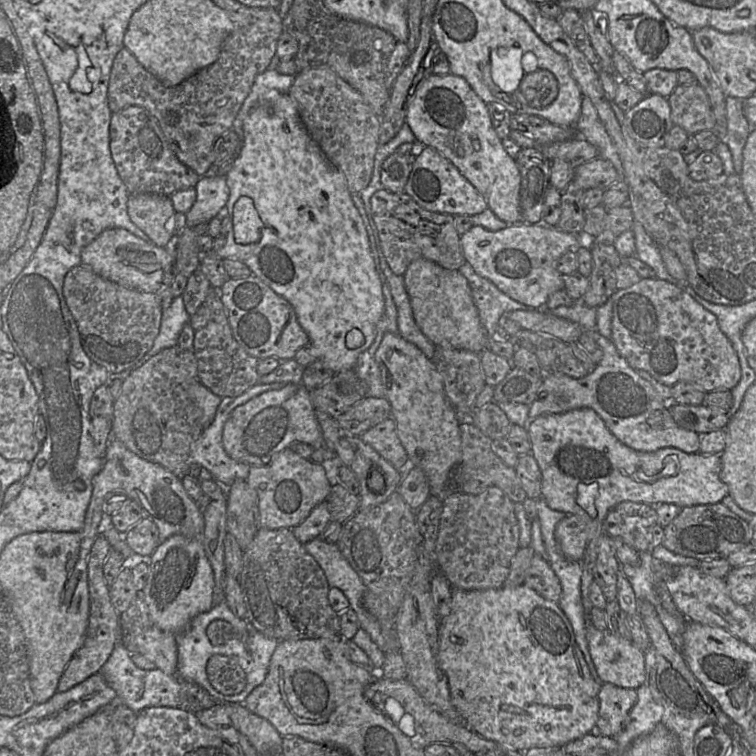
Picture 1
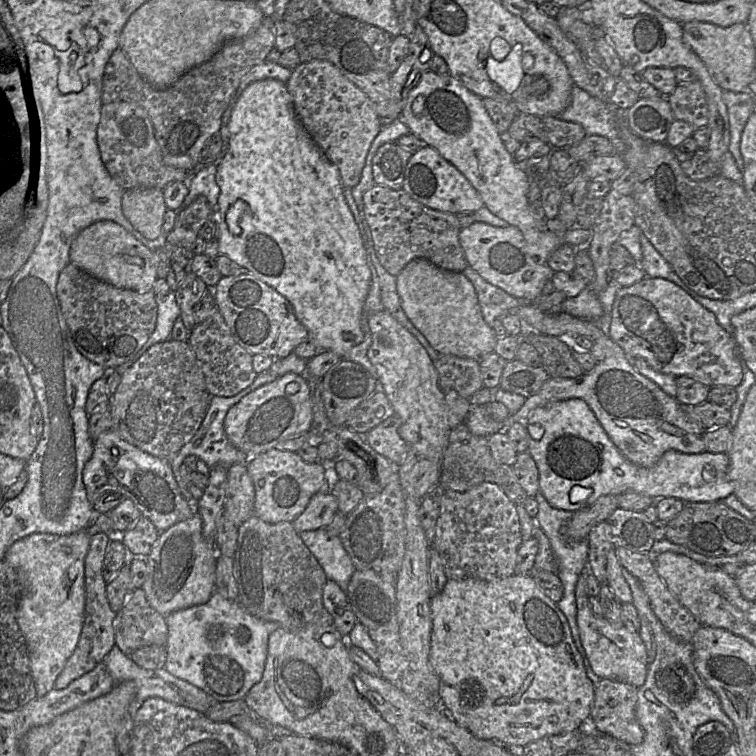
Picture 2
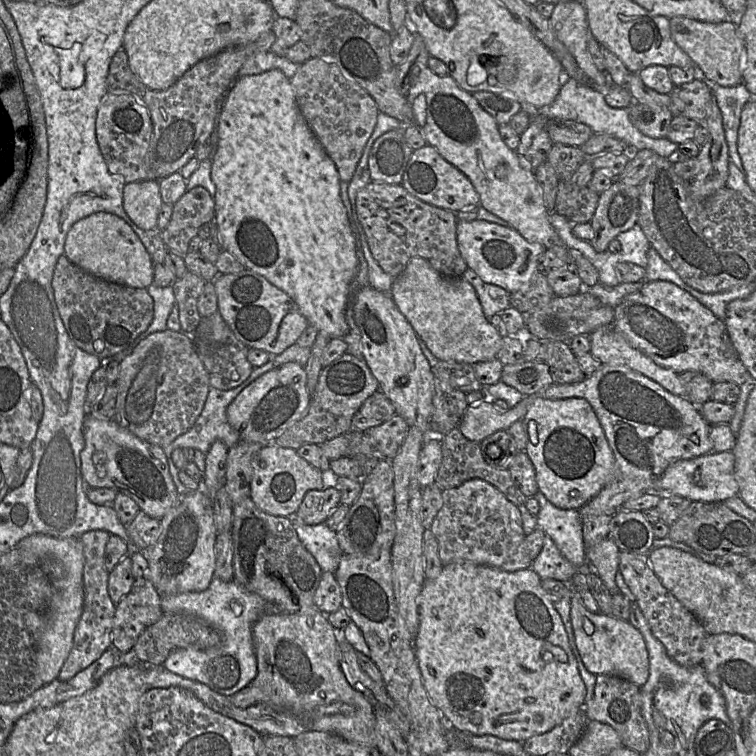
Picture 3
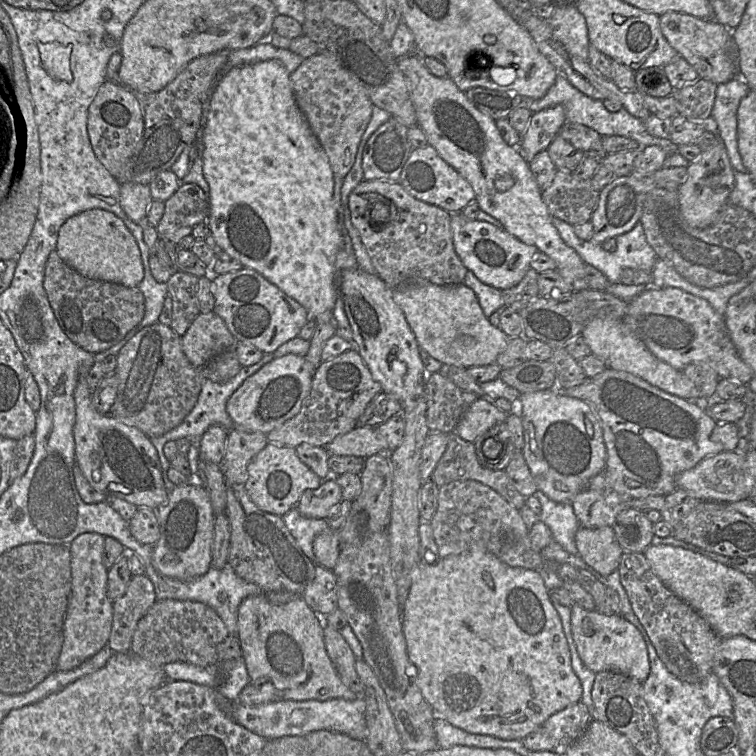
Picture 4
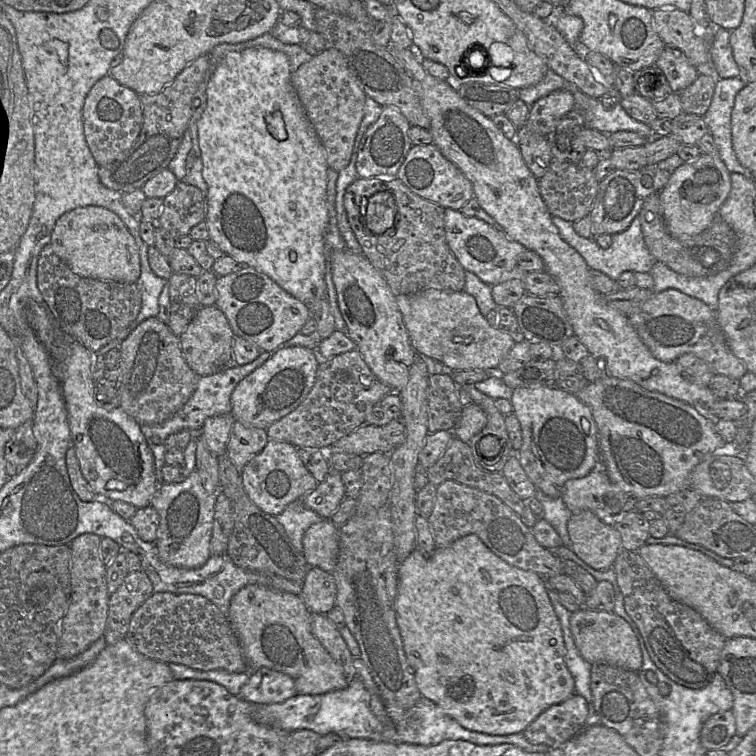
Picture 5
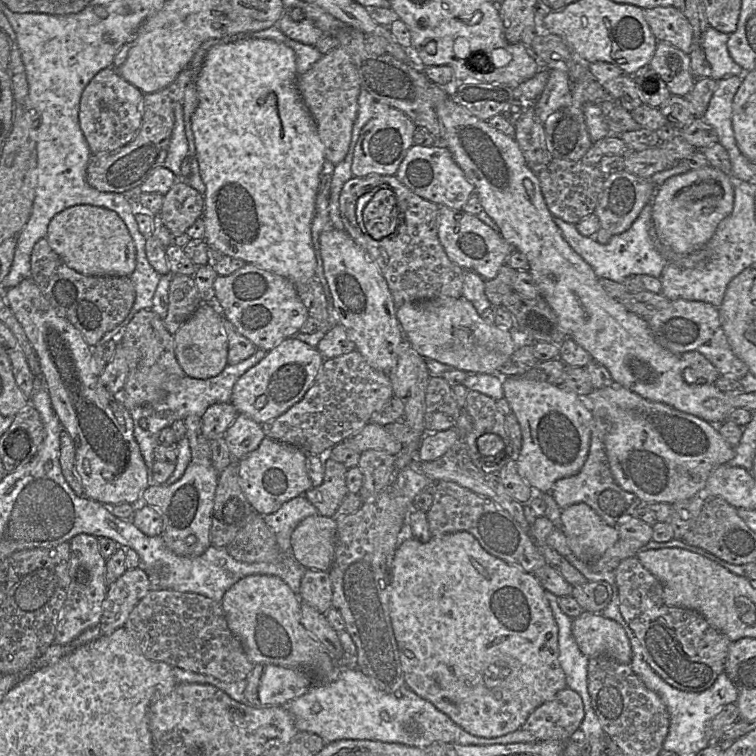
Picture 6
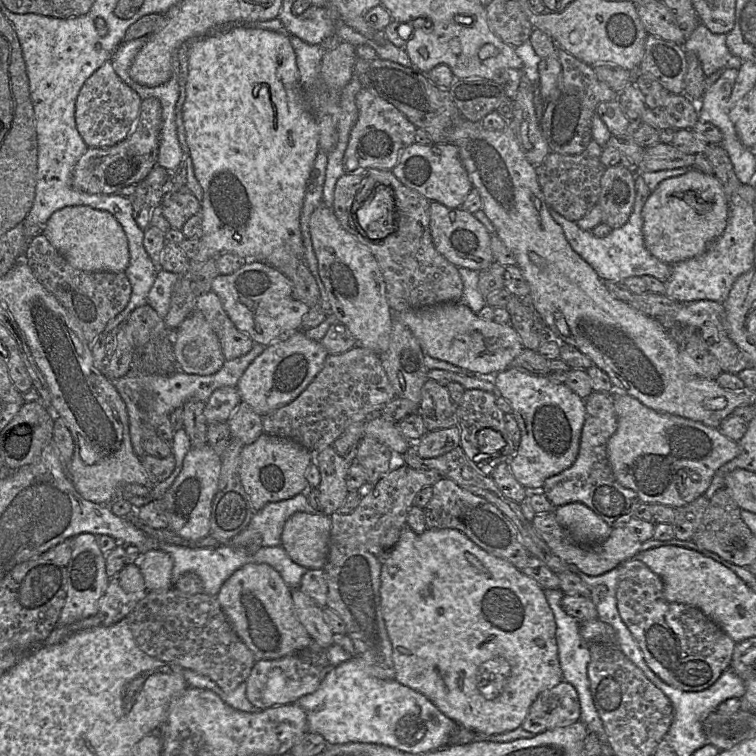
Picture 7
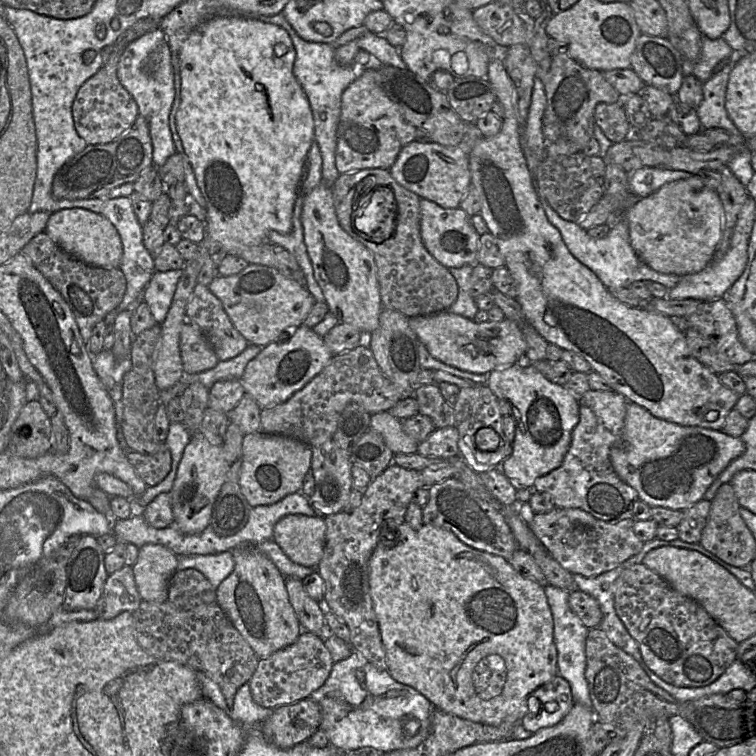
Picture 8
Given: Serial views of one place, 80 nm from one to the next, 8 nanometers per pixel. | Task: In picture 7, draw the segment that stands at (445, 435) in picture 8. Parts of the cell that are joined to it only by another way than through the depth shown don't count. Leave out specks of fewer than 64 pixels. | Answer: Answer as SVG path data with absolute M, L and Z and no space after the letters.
M453 426L445 429L427 431L417 442L411 443L421 458L434 458L452 451L460 445L460 429Z

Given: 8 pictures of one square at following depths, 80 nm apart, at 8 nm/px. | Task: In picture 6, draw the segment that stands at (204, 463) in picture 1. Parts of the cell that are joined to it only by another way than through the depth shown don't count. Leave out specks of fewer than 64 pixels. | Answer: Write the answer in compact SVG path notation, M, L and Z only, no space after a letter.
M257 348L254 354L247 359L237 363L228 364L224 370L215 377L207 379L197 379L190 376L183 376L179 380L169 380L163 384L163 389L167 391L166 396L159 402L142 404L138 407L151 407L155 410L153 415L146 417L147 432L157 440L160 431L171 426L176 420L184 420L189 415L203 416L207 408L217 403L231 402L234 385L237 380L251 367L260 362L268 351Z

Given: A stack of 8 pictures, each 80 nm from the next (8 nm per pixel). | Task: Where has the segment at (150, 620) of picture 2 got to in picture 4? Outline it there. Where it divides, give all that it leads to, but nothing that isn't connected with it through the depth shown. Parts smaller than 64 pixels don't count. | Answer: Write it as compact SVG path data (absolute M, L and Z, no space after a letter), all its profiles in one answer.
M133 575L125 593L113 601L113 622L108 646L114 653L131 652L132 638L140 619L157 601L154 584L146 575Z

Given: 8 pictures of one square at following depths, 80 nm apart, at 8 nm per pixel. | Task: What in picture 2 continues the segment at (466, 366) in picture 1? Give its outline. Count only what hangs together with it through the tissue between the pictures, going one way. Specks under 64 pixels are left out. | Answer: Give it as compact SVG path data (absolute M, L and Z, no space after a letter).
M440 354L439 358L433 361L433 365L443 391L455 390L460 396L469 400L476 391L483 387L478 360Z

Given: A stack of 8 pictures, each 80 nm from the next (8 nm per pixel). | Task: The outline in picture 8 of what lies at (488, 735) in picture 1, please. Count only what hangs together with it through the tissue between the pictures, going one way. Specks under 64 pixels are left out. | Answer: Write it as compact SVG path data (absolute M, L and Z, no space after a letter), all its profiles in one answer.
M403 522L398 527L397 540L387 541L386 545L380 542L379 538L378 545L369 559L369 587L381 640L385 648L387 671L397 682L408 685L425 696L435 709L491 726L498 726L504 721L520 723L528 712L529 695L558 674L557 650L553 638L553 617L544 587L534 580L523 577L505 558L474 549L446 529L429 524L423 524L419 529L414 529L408 523Z

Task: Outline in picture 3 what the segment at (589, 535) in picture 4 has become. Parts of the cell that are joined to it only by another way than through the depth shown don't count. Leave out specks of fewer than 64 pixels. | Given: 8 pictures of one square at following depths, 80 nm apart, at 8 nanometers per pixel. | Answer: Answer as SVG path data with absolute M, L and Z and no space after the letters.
M610 537L586 550L586 562L597 573L612 595L620 593L615 583L619 566L619 553L620 550Z

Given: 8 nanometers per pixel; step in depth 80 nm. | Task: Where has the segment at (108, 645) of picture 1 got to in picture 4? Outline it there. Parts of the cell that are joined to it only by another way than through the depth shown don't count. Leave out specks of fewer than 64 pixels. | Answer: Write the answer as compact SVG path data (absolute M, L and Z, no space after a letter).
M87 532L69 544L72 589L63 623L63 644L56 670L73 670L108 645L113 622L113 601L107 595L108 569L103 563L104 541L105 536Z

